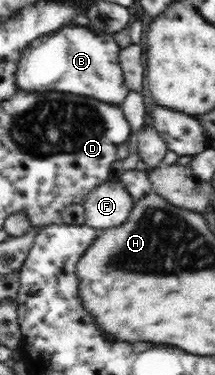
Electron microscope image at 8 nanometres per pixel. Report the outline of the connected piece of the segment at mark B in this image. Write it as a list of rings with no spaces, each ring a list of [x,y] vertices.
[[[86,26],[63,27],[28,43],[16,67],[16,85],[24,91],[62,91],[120,105],[130,92],[119,64],[120,50],[111,33],[92,32]]]

